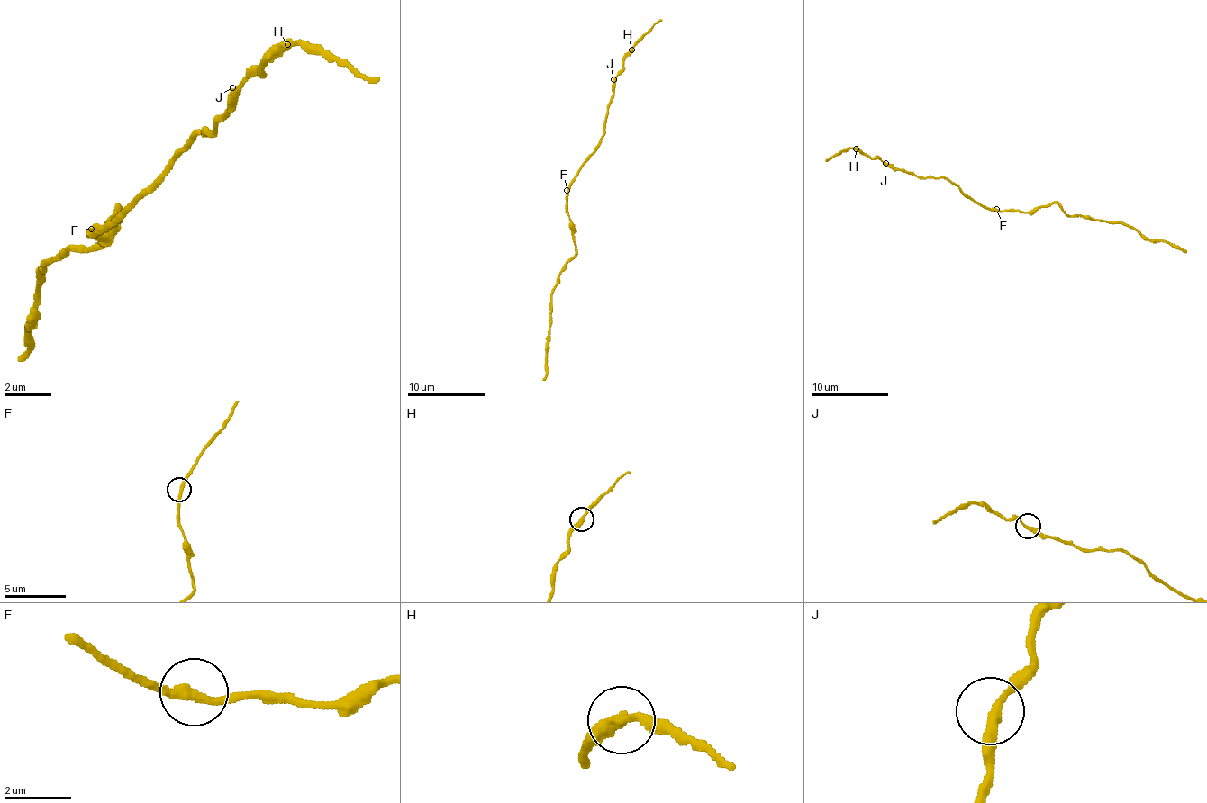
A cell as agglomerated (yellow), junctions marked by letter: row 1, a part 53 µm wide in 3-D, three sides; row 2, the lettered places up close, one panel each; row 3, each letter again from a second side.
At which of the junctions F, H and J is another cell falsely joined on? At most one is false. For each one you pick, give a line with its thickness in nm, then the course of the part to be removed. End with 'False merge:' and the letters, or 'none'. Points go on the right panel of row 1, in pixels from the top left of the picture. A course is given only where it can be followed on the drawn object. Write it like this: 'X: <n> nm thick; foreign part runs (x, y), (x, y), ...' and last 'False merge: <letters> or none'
False merge: none

